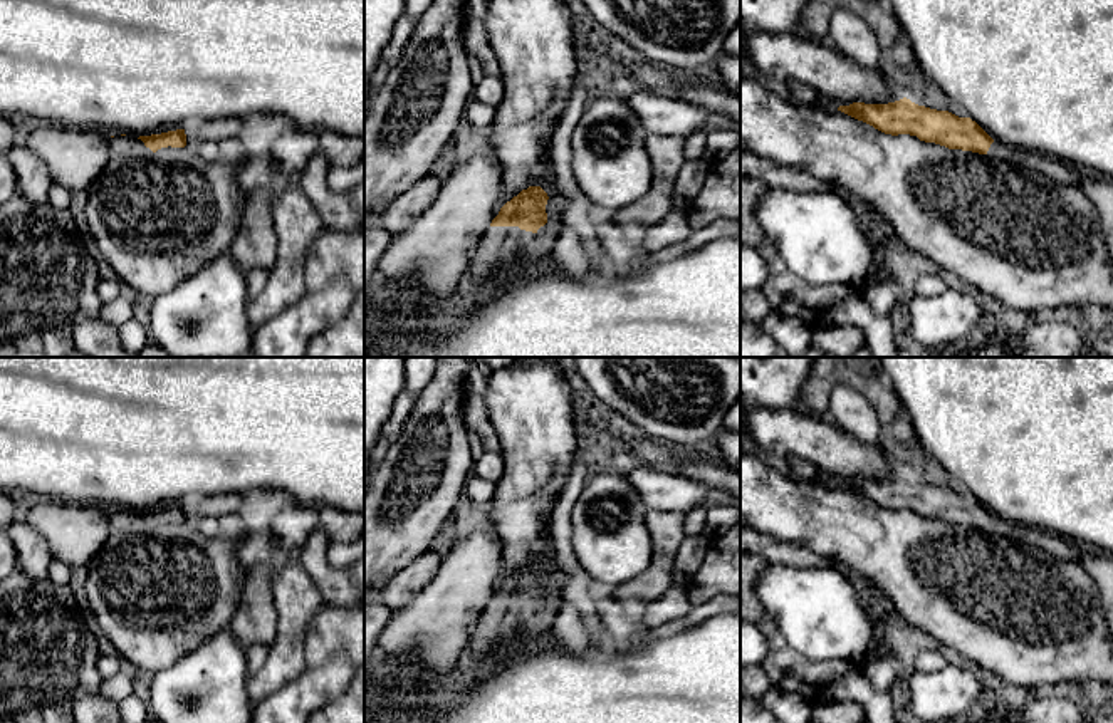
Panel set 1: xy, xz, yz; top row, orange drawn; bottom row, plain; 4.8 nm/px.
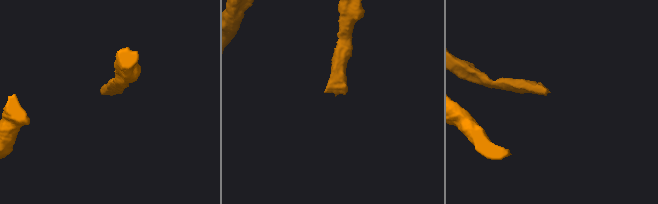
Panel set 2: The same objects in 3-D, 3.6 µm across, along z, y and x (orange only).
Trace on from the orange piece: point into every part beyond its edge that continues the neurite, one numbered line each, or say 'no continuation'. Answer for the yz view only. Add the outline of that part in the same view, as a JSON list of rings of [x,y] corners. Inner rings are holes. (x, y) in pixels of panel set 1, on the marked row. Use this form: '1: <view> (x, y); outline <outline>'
1: yz (1065, 173); outline [[[995,139],[990,144],[987,154],[992,158],[1002,158],[1024,171],[1037,173],[1041,169],[1048,169],[1049,174],[1063,185],[1079,186],[1084,181],[1098,178],[1095,173],[1071,166],[1058,158],[1041,154],[1037,151],[1012,148]]]

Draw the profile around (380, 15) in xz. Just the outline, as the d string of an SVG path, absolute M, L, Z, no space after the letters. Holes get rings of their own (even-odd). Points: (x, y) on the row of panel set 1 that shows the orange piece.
M364 0L364 116L371 102L371 77L396 22L405 15L405 0Z

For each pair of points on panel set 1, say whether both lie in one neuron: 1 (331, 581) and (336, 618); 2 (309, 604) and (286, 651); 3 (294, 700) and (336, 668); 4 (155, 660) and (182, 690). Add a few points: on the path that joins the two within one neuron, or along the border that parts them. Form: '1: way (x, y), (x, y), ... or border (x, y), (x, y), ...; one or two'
1: border (328, 601), (346, 608); two
2: way (297, 616), (291, 626), (291, 639); one
3: way (304, 695), (326, 678); one
4: border (197, 646), (153, 675); two

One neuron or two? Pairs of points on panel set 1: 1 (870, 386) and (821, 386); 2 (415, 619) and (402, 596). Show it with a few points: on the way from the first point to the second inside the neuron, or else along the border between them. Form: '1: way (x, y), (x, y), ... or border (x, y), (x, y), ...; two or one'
1: way (858, 376), (833, 376); one
2: border (432, 576), (405, 606), (393, 613); two

